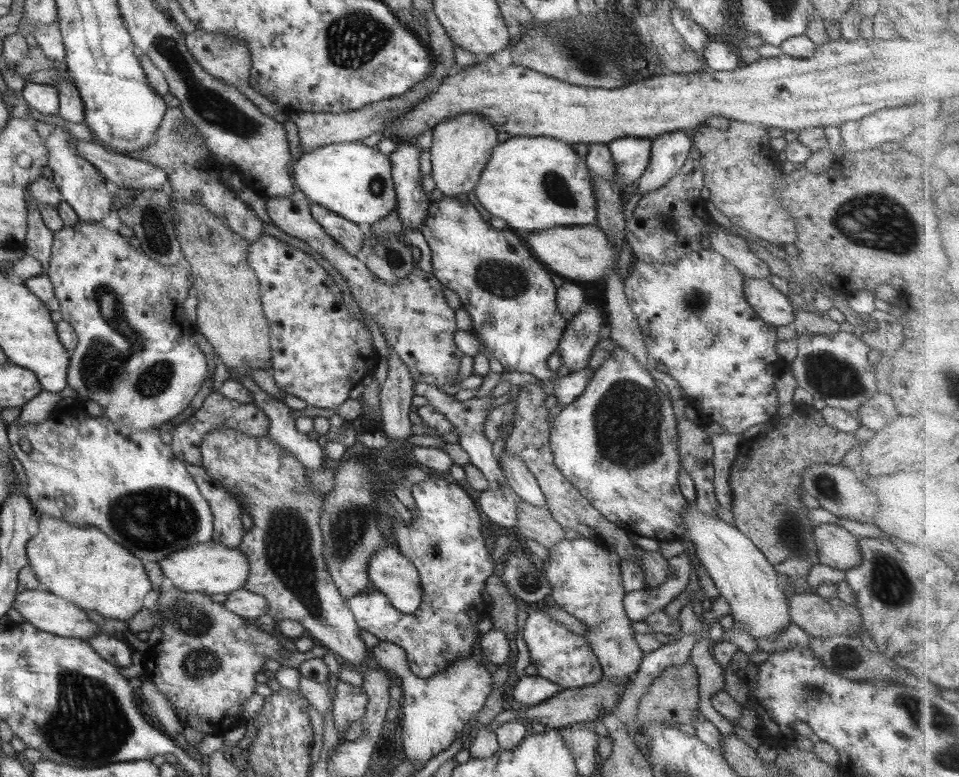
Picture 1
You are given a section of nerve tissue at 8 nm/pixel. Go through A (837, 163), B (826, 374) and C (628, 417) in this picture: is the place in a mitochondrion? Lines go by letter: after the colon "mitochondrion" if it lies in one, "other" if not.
A: other
B: mitochondrion
C: mitochondrion

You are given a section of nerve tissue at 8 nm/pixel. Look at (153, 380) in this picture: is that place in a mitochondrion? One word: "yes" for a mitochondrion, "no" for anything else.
yes

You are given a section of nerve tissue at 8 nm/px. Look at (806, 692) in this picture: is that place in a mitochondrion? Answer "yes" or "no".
yes

